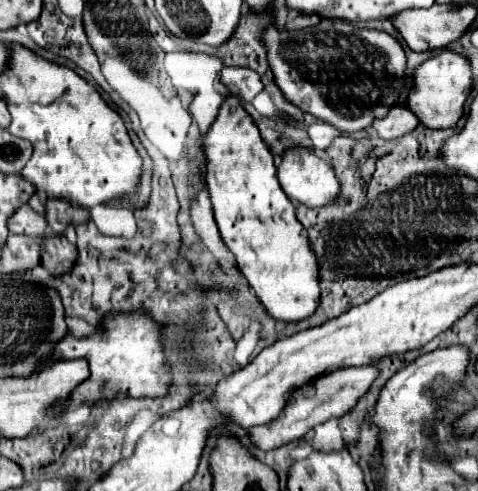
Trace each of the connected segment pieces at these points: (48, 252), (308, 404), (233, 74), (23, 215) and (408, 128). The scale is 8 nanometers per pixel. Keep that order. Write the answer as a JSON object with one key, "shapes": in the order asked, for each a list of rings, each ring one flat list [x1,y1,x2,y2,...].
{"shapes":[[[46,236,40,246,40,266,44,266,50,274,64,274,72,268,72,262,76,258,76,246,70,244,66,236]],[[358,366,358,368,340,368,332,374,316,378,312,384,306,384,304,388,298,388,296,392,292,392,292,400,288,400,288,404,284,406,284,412,280,412,280,416,276,420,270,420,264,426,248,428,250,442,260,450,272,450,282,444,300,440,310,428,318,426,330,418,338,418,338,416,346,414,350,408,354,408,358,398,370,388,370,384,376,376,378,376,376,366]],[[224,68,222,70,222,84,230,86,234,84,240,90,240,98,244,98,244,102,252,102,252,98,256,94,262,92,262,80,258,76,258,72,250,70,250,68]],[[24,204,24,208,16,210,16,216,12,216,12,220,8,220,8,230,10,234,26,234,26,236,34,236,34,238,42,238,46,236,46,218,36,214,28,204]],[[394,104,390,108,390,112,384,118,374,120,374,130,380,138,384,140,392,140,398,136,404,136,406,132,412,132,418,126,418,118,404,106]]]}

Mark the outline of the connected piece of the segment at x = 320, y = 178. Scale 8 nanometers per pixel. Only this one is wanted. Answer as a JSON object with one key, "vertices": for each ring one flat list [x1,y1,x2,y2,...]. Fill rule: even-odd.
{"vertices":[[296,146,296,148,288,148,284,150,284,154,280,156,280,164,278,164,278,182,282,186,282,190,286,192,288,198,300,202,300,204,306,204,310,208,318,208,318,206,324,206,328,204,330,200,334,200,338,194,340,194,340,184,334,176,334,170,328,162,324,162,322,158,318,158,314,154,314,150,310,148,302,148,302,146]]}

